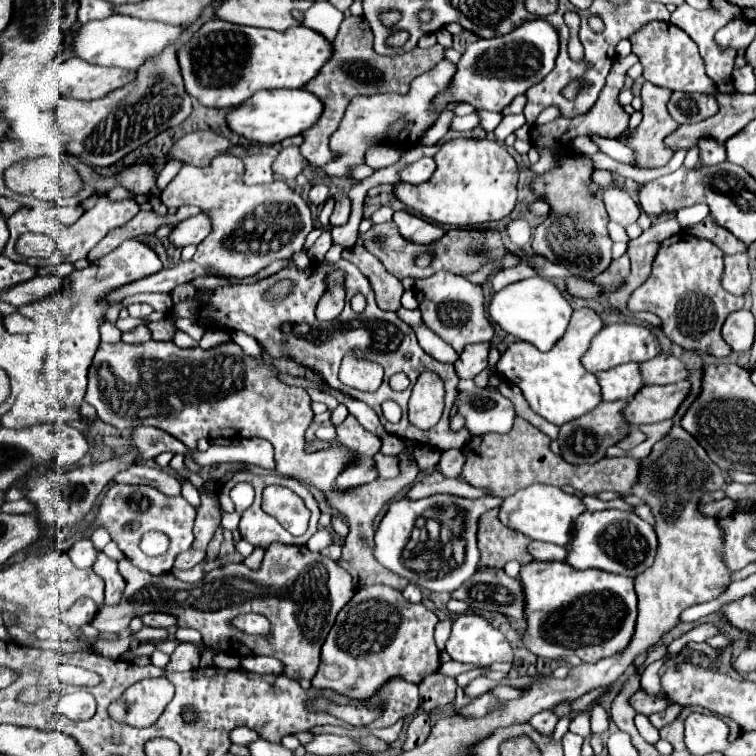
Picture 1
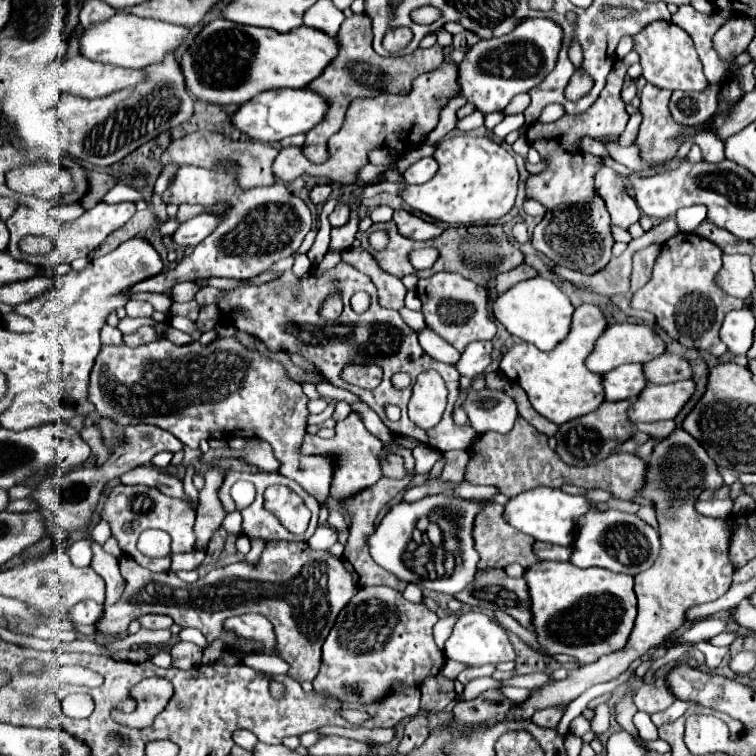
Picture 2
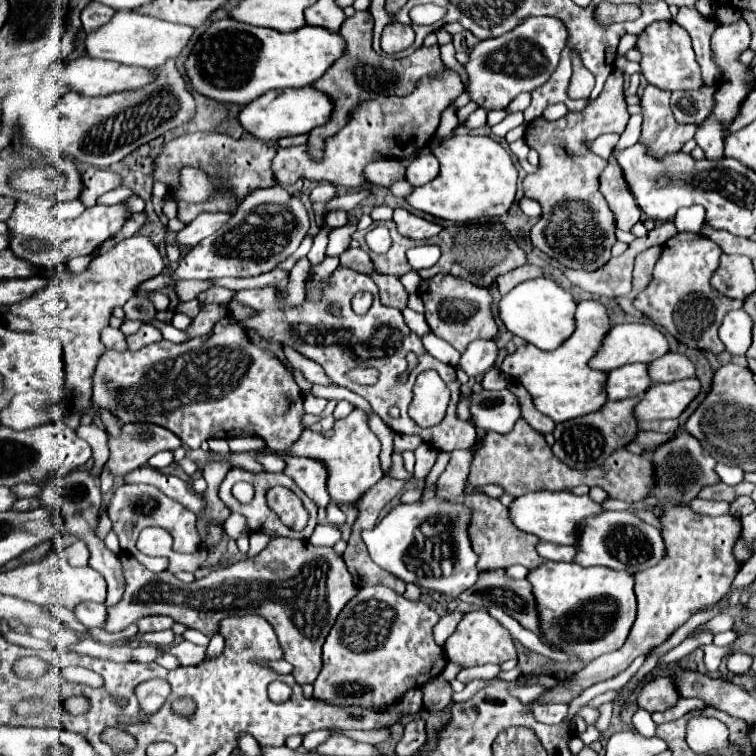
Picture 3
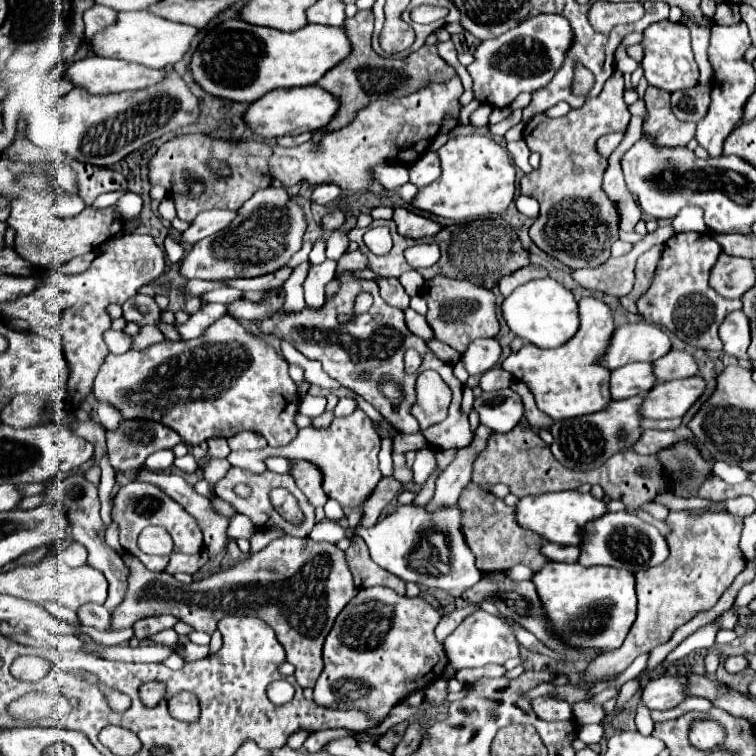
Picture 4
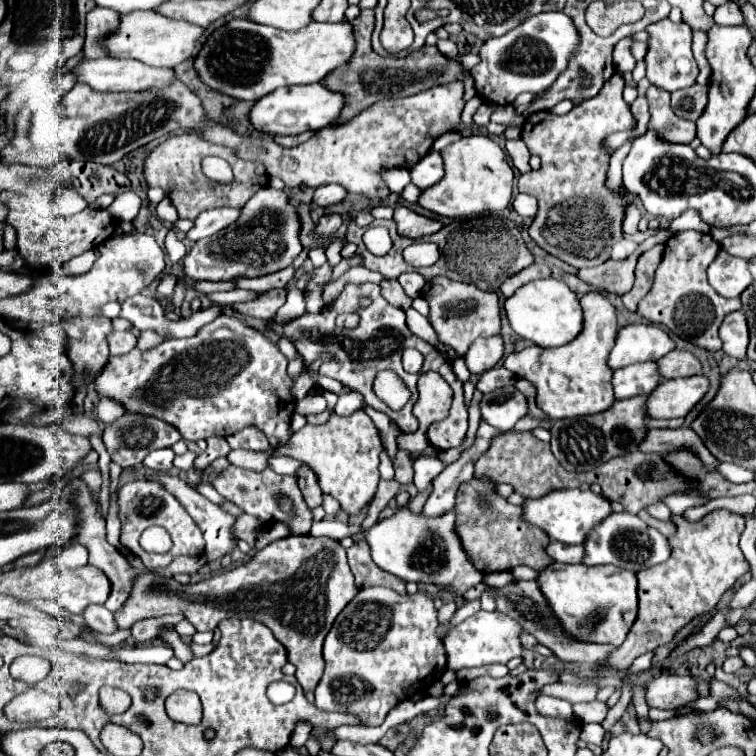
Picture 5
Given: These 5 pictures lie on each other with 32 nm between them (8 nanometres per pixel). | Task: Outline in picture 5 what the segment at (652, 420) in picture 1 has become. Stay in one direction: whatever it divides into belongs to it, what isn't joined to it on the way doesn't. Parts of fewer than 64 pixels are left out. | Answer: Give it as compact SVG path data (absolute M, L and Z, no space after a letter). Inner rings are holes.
M696 374L692 378L664 380L646 400L648 418L684 418L708 392L708 378Z

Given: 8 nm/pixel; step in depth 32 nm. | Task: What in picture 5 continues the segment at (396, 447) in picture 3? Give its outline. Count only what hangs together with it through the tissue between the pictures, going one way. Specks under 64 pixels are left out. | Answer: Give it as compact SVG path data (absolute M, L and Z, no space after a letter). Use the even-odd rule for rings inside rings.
M419 426L418 430L414 433L401 433L397 438L398 448L405 448L410 452L421 452L429 446L429 440L426 436L428 428Z

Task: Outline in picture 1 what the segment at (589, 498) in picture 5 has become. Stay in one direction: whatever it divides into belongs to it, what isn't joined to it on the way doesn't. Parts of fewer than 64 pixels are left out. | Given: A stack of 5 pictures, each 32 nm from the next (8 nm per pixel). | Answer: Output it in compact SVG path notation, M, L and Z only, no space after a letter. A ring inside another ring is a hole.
M532 484L528 488L518 490L516 494L504 498L500 504L500 522L516 532L522 532L524 536L532 540L552 542L564 546L572 536L572 524L576 518L584 512L584 504L580 496L566 494L564 490L556 486L544 486L544 484Z

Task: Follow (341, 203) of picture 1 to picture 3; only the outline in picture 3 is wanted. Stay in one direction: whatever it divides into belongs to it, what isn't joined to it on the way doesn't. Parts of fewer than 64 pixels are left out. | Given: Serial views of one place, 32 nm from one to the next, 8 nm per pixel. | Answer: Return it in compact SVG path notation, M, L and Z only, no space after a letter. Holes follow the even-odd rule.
M346 210L330 212L330 214L326 214L326 222L328 222L330 228L340 228L340 226L348 224L348 212Z

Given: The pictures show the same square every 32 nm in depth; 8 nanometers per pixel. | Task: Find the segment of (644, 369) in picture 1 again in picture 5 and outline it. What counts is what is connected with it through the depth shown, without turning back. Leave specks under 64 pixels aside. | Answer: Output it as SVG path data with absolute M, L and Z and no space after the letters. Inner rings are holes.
M672 350L666 356L662 356L658 362L658 374L662 380L670 380L670 378L684 378L684 376L694 376L702 372L700 360L686 352L686 350Z

